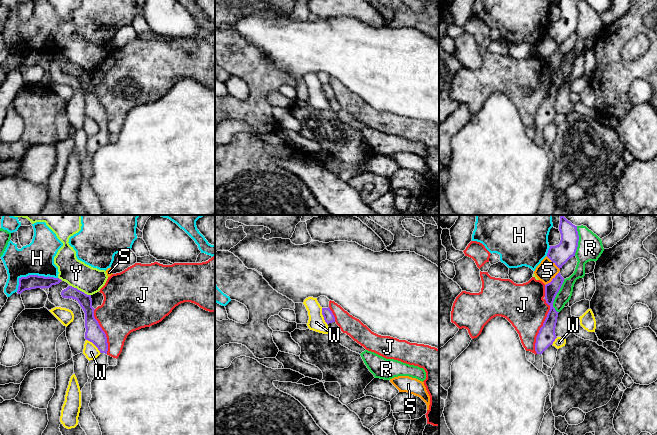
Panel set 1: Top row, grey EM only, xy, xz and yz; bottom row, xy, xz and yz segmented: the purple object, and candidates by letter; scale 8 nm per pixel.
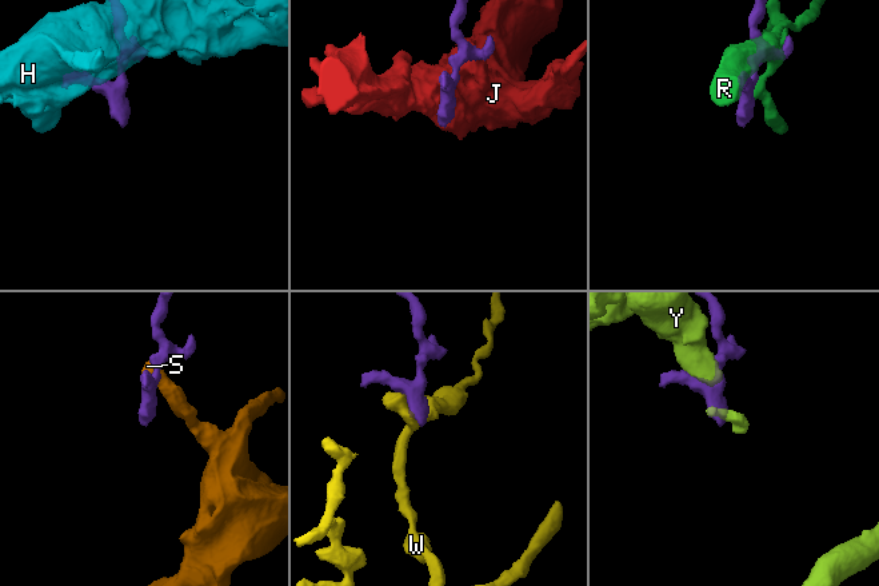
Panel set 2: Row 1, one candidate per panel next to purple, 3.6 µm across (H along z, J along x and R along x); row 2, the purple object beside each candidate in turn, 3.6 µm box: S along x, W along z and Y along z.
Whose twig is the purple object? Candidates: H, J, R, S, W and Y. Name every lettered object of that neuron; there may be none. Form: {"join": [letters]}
{"join": []}

